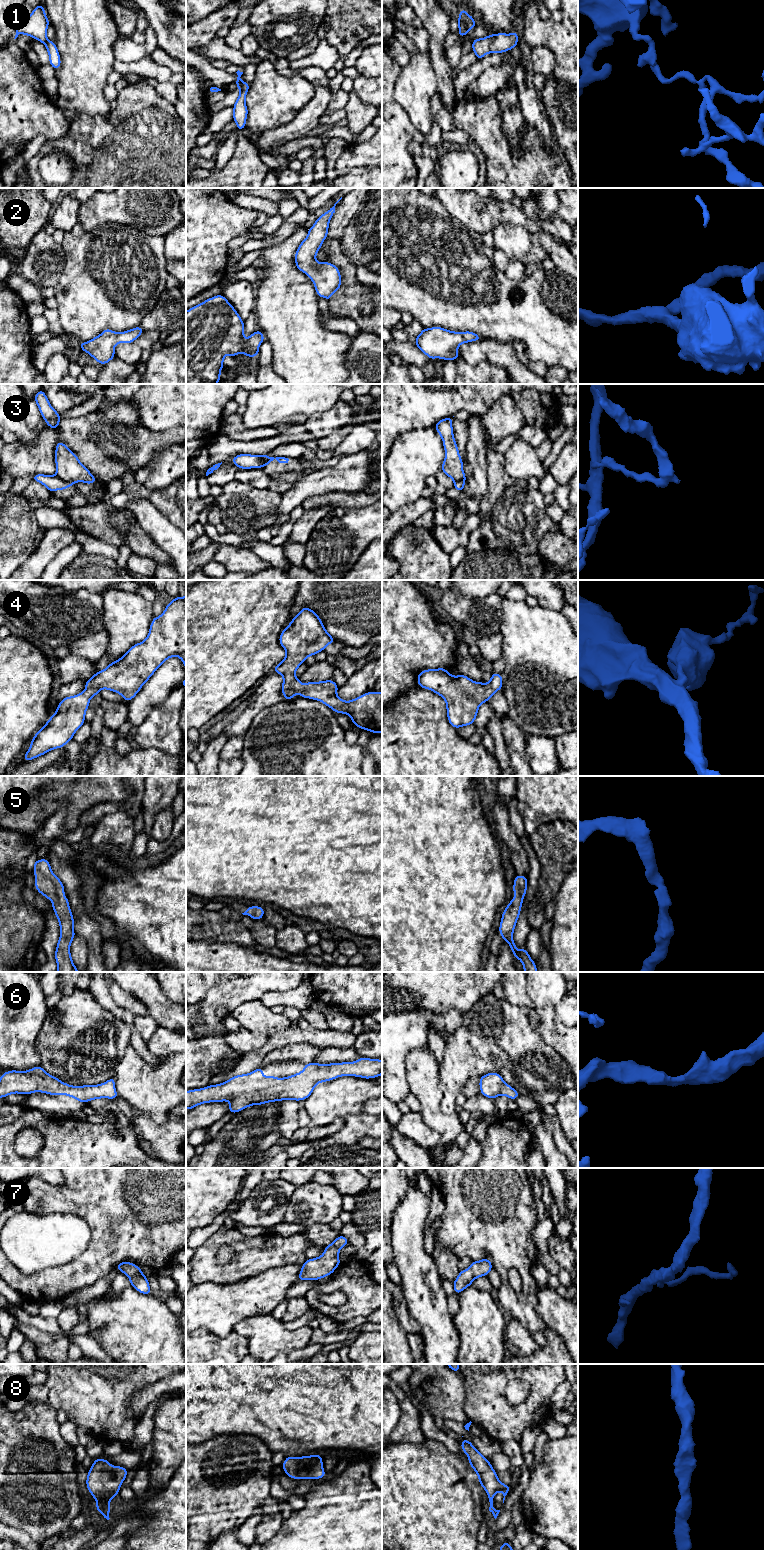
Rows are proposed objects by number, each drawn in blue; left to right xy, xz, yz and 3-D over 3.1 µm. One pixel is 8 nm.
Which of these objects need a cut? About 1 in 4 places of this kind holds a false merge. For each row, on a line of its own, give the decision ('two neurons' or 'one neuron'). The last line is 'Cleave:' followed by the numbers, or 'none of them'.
1: two neurons
2: one neuron
3: two neurons
4: one neuron
5: one neuron
6: one neuron
7: one neuron
8: one neuron
Cleave: 1, 3

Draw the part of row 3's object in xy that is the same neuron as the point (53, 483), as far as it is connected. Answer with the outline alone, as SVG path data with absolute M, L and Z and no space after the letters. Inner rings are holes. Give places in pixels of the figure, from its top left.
M35 474L32 476L33 481L43 484L51 493L57 490L64 490L72 485L73 482L65 482L58 475L45 475L45 474Z

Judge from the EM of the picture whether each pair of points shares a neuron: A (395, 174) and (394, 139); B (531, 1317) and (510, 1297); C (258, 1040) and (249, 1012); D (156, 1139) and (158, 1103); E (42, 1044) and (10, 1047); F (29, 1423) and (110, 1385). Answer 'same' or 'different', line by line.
A: same
B: same
C: different
D: different
E: different
F: different

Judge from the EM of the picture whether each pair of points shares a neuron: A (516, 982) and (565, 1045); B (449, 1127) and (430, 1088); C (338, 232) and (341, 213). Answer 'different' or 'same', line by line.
A: different
B: same
C: same

